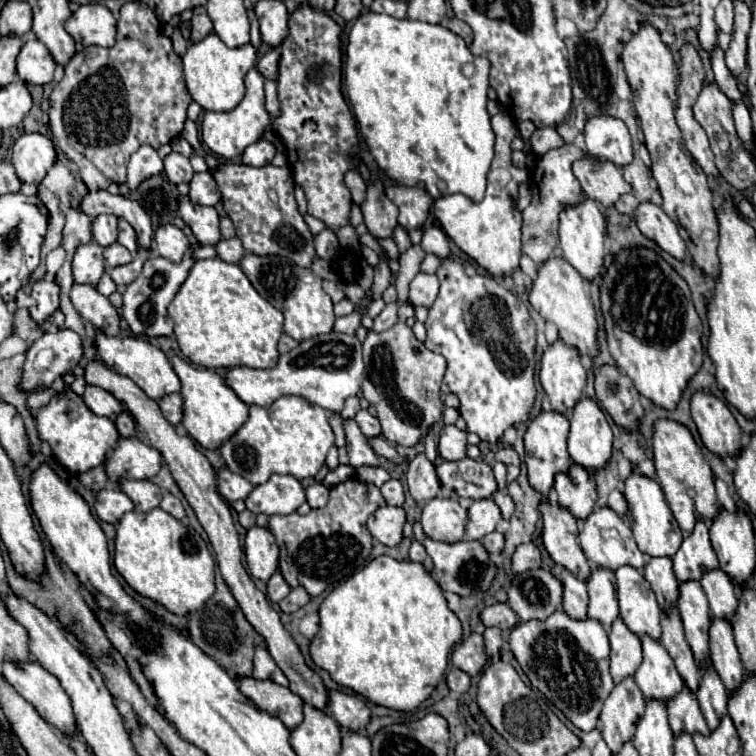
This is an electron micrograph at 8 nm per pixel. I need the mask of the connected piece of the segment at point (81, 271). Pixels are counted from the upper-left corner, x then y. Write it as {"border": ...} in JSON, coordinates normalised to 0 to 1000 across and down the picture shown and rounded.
{"border":[[[119,319],[114,324],[106,324],[95,343],[95,361],[98,374],[116,374],[130,377],[132,366],[138,364],[138,340],[135,327],[127,319]]]}

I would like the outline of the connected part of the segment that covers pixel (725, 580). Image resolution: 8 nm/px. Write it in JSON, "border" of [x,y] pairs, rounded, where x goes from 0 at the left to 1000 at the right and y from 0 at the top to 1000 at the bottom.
{"border":[[[939,753],[929,761],[926,774],[937,790],[942,813],[966,819],[976,800],[974,779],[971,779],[971,771],[966,769],[966,763],[955,753]]]}

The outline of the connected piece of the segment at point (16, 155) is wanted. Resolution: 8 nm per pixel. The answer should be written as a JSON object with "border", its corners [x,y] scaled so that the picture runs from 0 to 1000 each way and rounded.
{"border":[[[32,176],[16,194],[16,218],[29,242],[53,242],[74,216],[69,187],[56,176]]]}

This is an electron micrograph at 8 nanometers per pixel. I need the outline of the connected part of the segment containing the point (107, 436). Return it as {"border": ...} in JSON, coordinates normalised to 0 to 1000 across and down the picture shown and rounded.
{"border":[[[90,512],[85,517],[74,520],[74,525],[61,538],[56,538],[50,544],[48,560],[50,560],[53,581],[63,583],[69,597],[71,597],[71,602],[77,604],[77,610],[85,618],[90,618],[93,623],[98,623],[98,626],[111,626],[111,623],[119,623],[119,620],[135,615],[140,602],[143,602],[143,597],[159,581],[151,557],[124,549],[114,538],[108,525],[103,525]]]}

